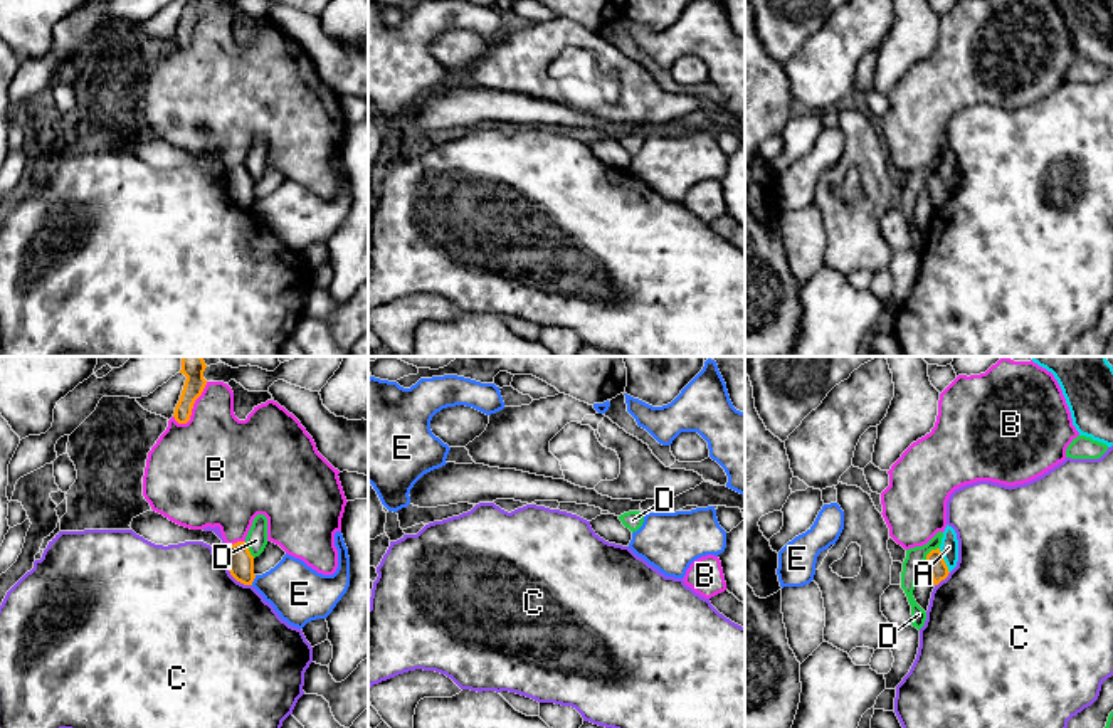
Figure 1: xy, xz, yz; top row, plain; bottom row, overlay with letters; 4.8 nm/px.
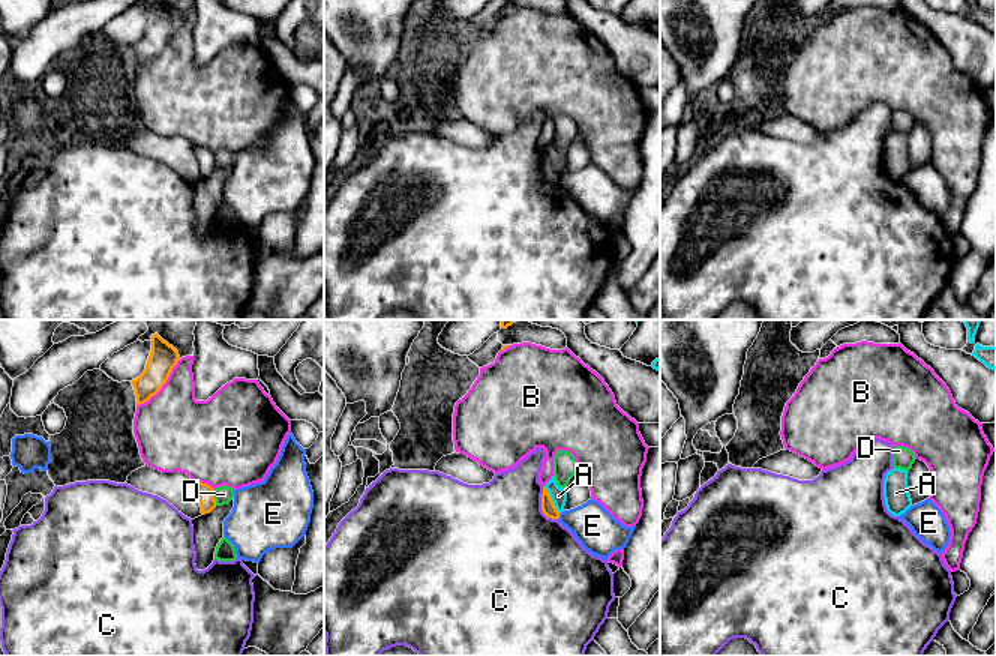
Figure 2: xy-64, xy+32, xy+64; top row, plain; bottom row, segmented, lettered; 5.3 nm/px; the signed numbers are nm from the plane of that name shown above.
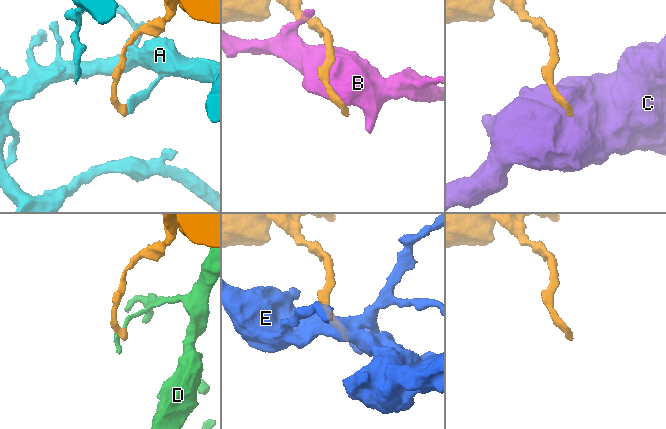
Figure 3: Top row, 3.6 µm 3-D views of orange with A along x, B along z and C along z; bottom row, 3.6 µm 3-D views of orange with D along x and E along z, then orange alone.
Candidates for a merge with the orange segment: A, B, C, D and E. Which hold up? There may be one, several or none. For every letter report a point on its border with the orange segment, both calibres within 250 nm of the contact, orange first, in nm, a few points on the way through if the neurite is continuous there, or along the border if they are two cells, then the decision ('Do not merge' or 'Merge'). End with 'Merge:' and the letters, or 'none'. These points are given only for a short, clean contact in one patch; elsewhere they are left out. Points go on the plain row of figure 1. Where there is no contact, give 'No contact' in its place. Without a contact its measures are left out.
A: Touches orange at yz (944, 184). Thickness 90 nm (orange) against 90 nm. Boundary: yz (938, 172), (949, 195). Do not merge
B: Touches orange at xy (192, 29). Thickness 100 nm (orange) against 400 nm. Do not merge
C: Touches orange at xy (236, 202). Thickness 130 nm (orange) against 500 nm. Boundary: xy (226, 185), (226, 190), (237, 204), (251, 209). Do not merge
D: Touches orange at yz (928, 177). Thickness 90 nm (orange) against 100 nm. Do not merge
E: Touches orange at xy (253, 204). Thickness 130 nm (orange) against 280 nm. Boundary: xy (256, 199), (251, 207). Do not merge
Merge: none

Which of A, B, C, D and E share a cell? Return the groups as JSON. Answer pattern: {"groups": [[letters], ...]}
{"groups": [["A"], ["B"], ["C"], ["D"], ["E"]]}

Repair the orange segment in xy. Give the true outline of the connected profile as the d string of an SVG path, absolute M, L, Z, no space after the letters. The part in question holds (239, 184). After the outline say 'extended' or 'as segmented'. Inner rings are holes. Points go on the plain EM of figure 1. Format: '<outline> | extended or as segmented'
M237 165L227 170L227 192L237 205L252 208L256 202L254 180L251 178L245 165Z | as segmented

